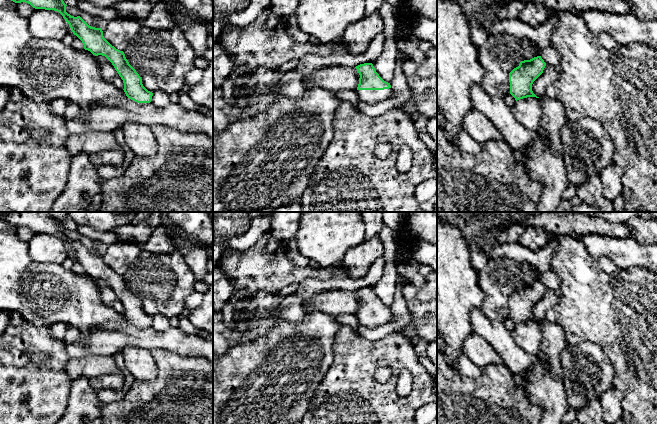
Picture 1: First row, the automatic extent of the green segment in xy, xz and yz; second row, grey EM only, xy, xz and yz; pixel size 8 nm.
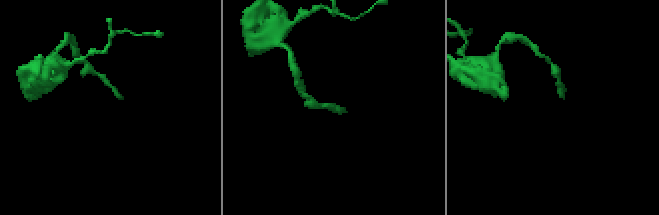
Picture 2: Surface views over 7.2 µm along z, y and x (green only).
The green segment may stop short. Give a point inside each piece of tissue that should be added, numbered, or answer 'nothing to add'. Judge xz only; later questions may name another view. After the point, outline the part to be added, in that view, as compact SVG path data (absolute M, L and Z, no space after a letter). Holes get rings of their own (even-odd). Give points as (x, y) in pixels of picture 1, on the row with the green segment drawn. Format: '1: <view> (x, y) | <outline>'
1: xz (367, 96) | M392 88L384 90L356 90L357 96L361 102L375 104L389 99L394 95Z

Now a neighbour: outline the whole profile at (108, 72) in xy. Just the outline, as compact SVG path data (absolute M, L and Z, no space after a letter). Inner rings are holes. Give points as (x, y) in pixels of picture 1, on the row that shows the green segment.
M102 55L96 56L96 60L103 79L113 84L116 88L123 90L124 89L123 80L115 70L112 63L105 56Z

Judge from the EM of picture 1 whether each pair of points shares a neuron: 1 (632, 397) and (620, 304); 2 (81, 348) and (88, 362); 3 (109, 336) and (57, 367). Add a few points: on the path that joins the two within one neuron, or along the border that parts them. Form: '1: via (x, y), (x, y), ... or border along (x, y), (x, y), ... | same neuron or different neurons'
1: via (625, 374), (625, 369), (616, 354), (616, 327) | same neuron
2: border along (109, 355), (84, 355), (70, 359) | different neurons
3: border along (64, 342), (64, 347), (70, 358) | different neurons

